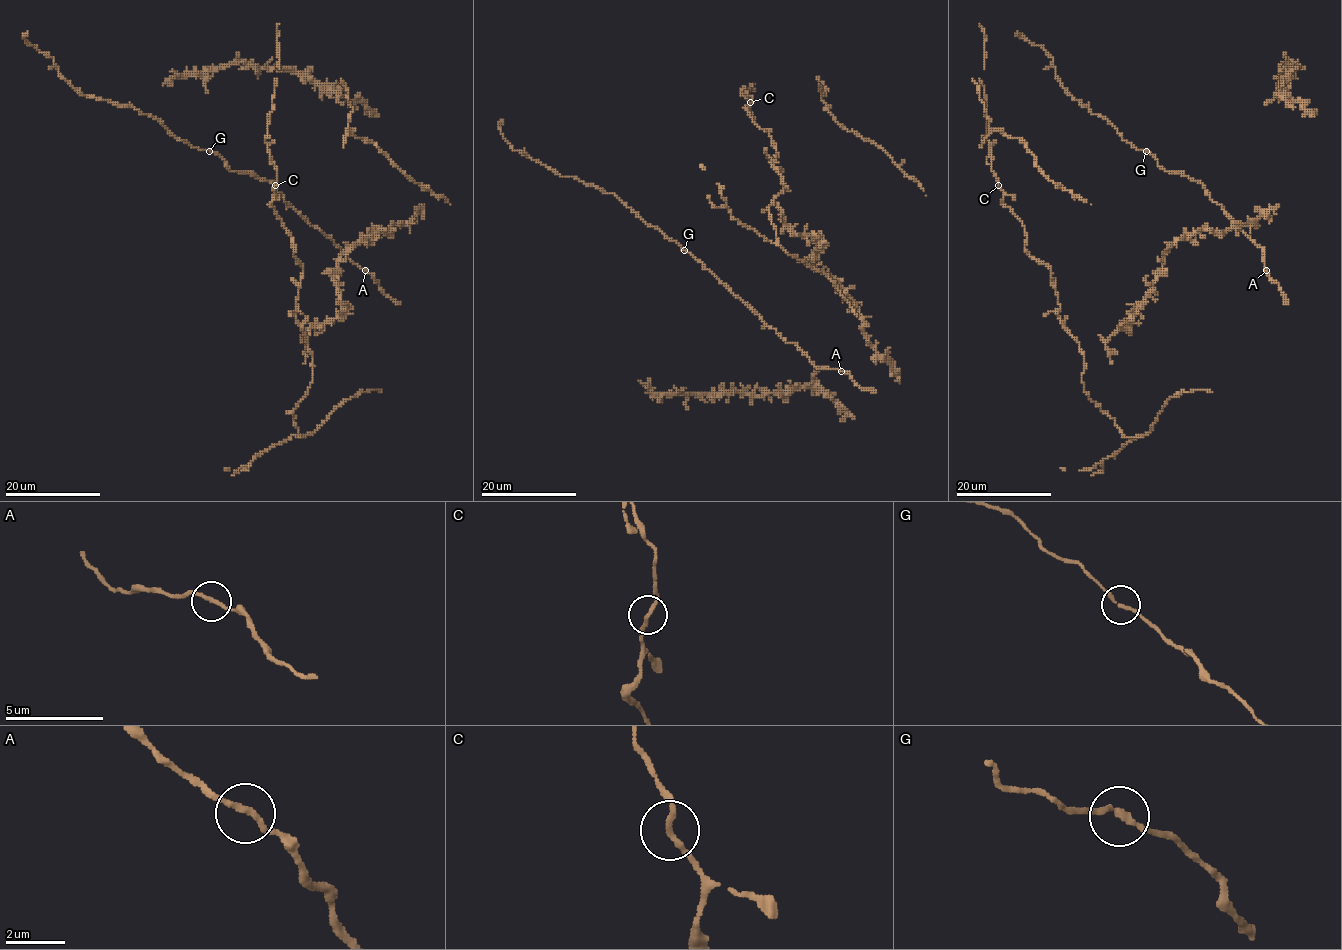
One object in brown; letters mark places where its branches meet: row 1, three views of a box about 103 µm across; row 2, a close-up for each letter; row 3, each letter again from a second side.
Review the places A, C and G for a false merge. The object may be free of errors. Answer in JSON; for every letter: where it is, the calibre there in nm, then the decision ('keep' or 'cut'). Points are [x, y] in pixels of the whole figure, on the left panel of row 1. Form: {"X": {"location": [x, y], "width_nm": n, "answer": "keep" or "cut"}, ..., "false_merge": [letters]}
{"A": {"location": [365, 270], "width_nm": 190, "answer": "keep"}, "C": {"location": [275, 185], "width_nm": 190, "answer": "keep"}, "G": {"location": [209, 151], "width_nm": 190, "answer": "keep"}, "false_merge": []}

